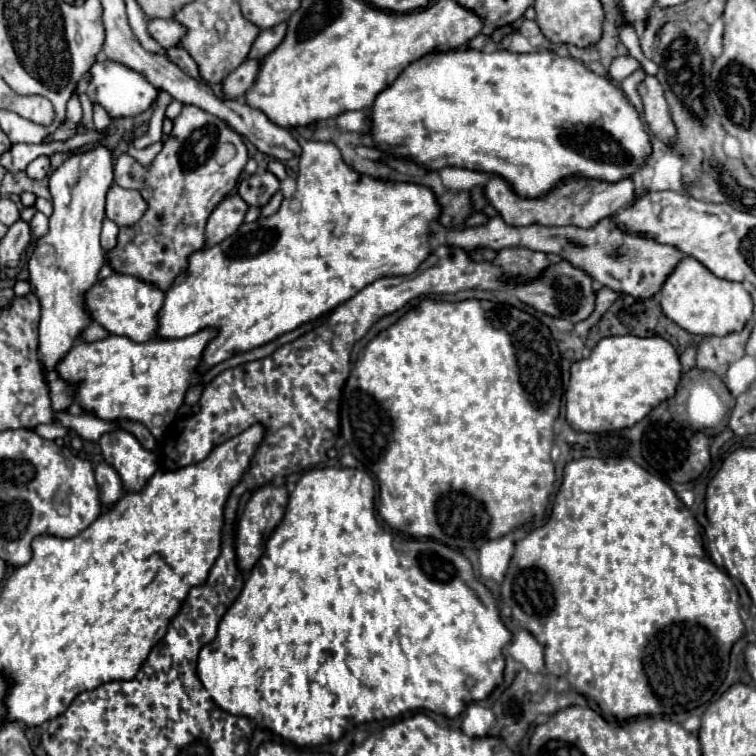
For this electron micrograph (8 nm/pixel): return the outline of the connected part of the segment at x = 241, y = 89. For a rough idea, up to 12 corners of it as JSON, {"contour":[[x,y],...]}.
{"contour":[[245,60],[221,82],[227,100],[241,98],[253,84],[257,60]]}

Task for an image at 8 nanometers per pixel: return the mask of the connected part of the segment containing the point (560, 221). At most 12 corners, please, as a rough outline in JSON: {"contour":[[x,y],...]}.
{"contour":[[503,178],[485,198],[513,226],[593,228],[635,198],[633,180],[571,178],[527,200]]}

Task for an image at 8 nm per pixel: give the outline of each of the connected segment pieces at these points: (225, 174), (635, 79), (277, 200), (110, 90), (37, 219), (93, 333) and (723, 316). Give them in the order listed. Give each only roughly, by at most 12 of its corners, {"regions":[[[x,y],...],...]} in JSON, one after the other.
{"regions":[[[183,106],[149,166],[121,154],[115,184],[147,212],[105,264],[165,292],[205,248],[247,148]],[[639,68],[621,82],[623,92],[629,96],[639,112],[643,110],[637,86],[645,78]],[[283,192],[277,194],[261,208],[261,216],[271,216],[279,210]],[[95,62],[87,96],[111,118],[149,108],[157,90],[117,62]],[[37,212],[31,230],[37,238],[49,230],[49,218]],[[97,322],[83,330],[85,342],[95,342],[107,336],[107,330]],[[683,258],[661,286],[661,310],[691,334],[747,324],[741,282]]]}

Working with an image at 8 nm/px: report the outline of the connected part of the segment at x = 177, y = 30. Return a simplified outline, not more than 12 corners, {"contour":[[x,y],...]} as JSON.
{"contour":[[151,20],[151,38],[163,48],[177,46],[185,30],[175,20]]}

